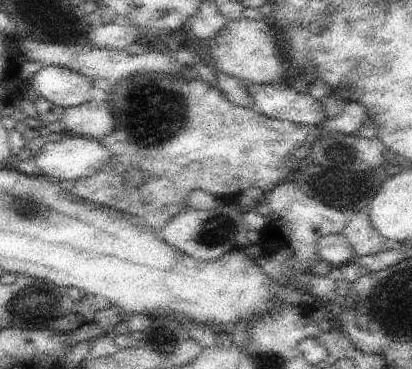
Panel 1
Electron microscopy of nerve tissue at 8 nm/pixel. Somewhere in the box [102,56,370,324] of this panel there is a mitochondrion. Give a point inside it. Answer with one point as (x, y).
(157, 113)

